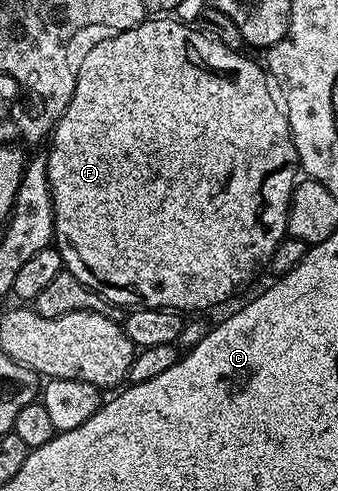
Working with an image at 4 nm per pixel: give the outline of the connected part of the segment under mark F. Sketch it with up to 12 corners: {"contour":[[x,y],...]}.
{"contour":[[177,18],[77,61],[62,266],[210,308],[300,176],[263,65]]}

